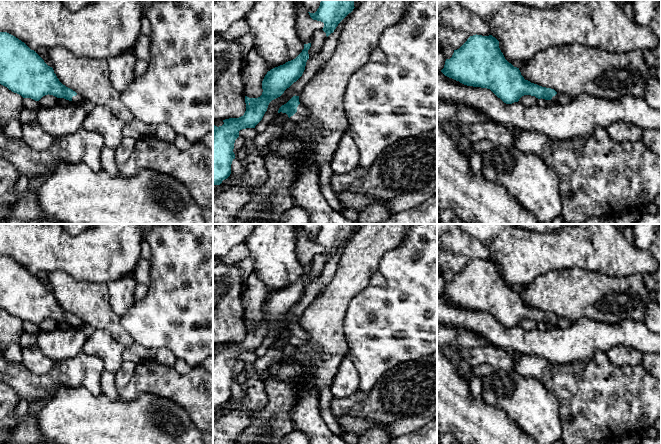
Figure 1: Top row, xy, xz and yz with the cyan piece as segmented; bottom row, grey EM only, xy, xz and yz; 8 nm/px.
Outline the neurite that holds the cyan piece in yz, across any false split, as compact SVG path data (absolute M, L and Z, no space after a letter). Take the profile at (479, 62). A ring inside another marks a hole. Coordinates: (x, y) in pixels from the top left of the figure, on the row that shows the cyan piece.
M492 35L470 36L459 49L454 50L450 59L446 59L441 72L464 85L490 89L506 104L518 102L524 95L551 100L554 104L558 103L558 95L554 89L542 87L524 79L519 68L514 67L505 59L499 48L499 41Z

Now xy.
M0 32L0 84L35 101L48 94L77 104L84 101L59 81L53 68L34 50L7 32Z

